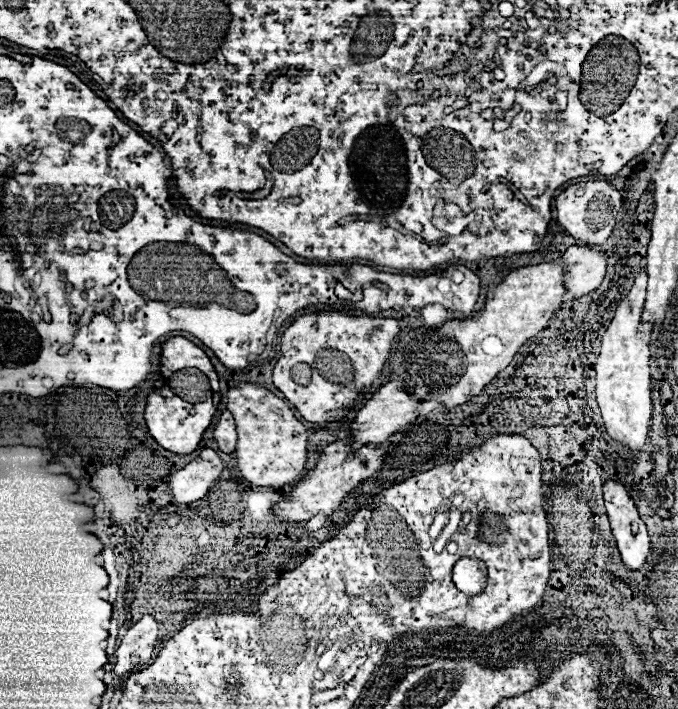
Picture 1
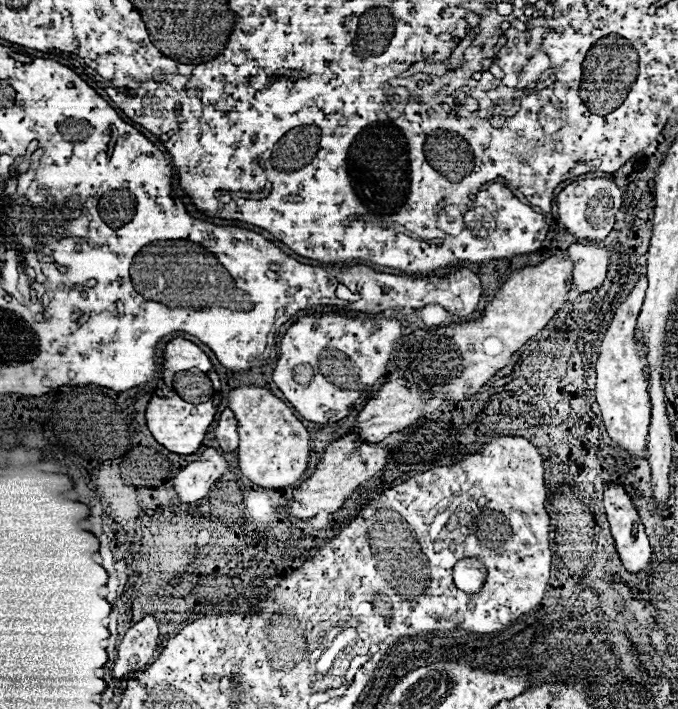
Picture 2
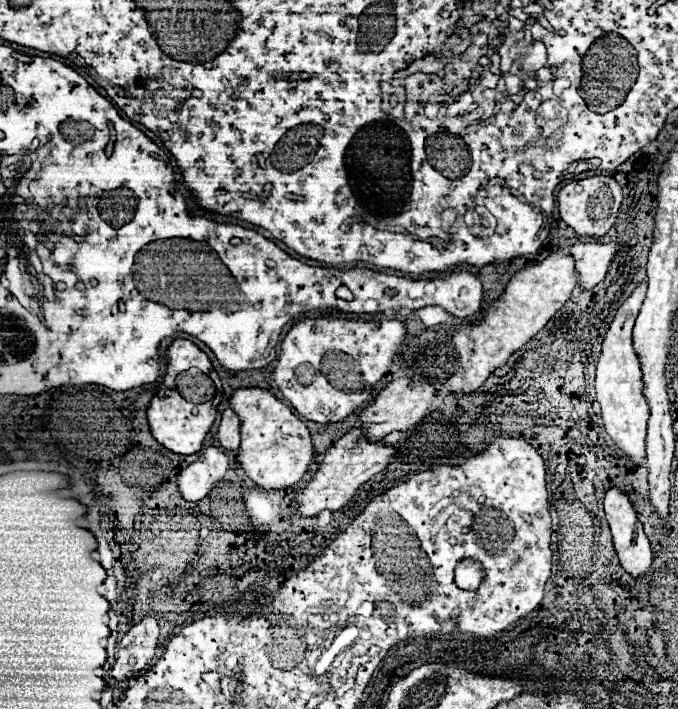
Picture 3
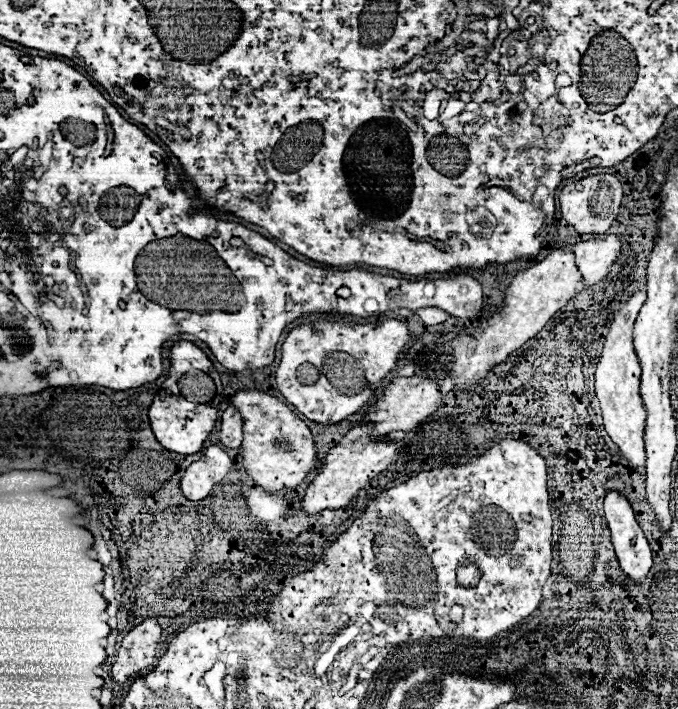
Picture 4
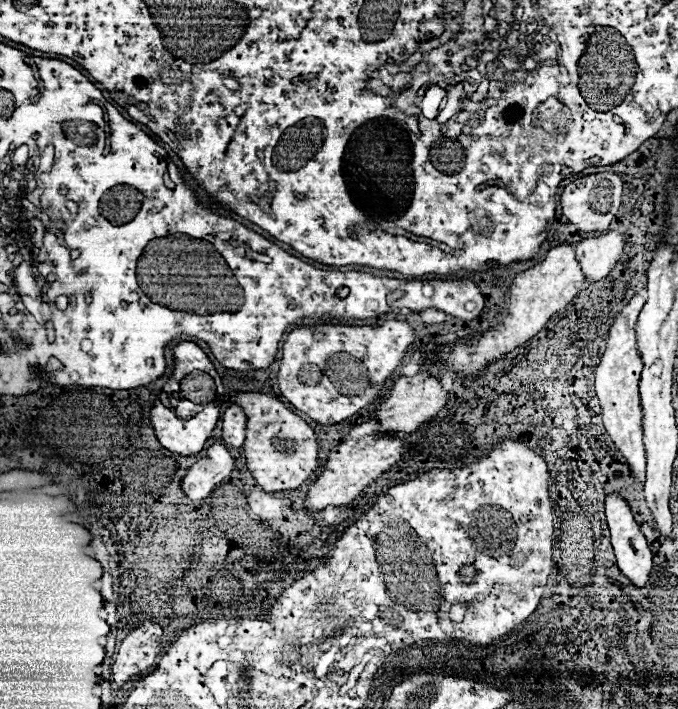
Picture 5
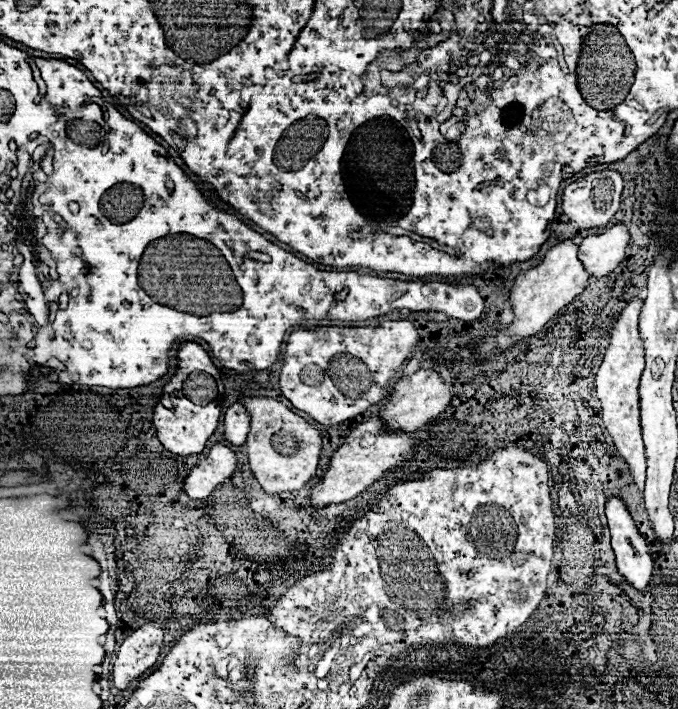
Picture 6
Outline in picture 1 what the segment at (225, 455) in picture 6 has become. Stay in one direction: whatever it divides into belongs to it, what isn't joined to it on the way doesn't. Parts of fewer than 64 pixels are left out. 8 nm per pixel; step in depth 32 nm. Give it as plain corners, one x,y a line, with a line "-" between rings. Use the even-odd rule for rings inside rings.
204,448
194,462
186,464
182,470
170,476
170,490
174,498
182,504
196,502
208,494
208,490
220,478
224,468
226,464
218,456
218,452
212,448

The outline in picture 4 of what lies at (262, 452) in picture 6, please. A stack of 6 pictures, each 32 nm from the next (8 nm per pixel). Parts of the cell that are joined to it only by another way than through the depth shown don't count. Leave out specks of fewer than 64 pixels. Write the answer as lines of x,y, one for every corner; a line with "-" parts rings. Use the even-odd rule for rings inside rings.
240,390
232,398
244,418
242,460
246,472
266,492
294,490
316,466
316,444
310,428
278,398
260,390

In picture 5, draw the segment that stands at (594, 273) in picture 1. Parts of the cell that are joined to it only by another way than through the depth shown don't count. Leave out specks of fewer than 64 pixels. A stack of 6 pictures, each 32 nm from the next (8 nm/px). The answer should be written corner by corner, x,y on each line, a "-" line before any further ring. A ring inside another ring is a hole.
608,230
606,234
586,238
576,244
576,258
588,278
588,282
598,282
618,264
624,254
626,234
618,230

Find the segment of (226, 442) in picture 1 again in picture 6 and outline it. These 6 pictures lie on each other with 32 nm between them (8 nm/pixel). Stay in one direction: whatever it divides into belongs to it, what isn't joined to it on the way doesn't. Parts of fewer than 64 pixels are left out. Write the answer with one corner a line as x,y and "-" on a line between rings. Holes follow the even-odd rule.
232,404
224,416
224,438
236,446
246,442
250,428
250,414
242,404

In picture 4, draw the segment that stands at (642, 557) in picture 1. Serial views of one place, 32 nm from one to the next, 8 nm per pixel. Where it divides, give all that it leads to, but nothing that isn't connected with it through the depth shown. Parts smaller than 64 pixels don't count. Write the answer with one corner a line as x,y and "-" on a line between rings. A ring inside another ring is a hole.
608,492
604,498
604,512
620,568
636,584
642,584
652,568
652,550
628,500
618,492

